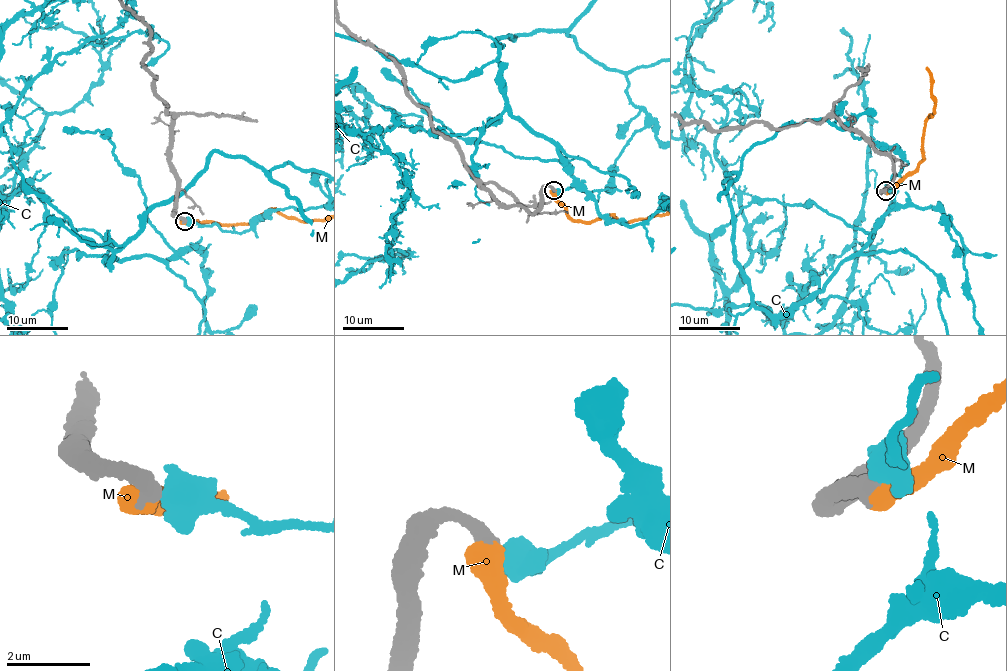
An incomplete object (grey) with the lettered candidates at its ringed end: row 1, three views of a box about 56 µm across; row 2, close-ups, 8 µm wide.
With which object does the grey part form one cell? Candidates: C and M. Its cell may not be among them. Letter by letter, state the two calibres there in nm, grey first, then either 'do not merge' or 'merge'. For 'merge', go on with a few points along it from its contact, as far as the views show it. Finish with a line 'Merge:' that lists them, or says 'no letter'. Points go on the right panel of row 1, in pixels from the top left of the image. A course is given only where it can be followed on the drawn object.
C: 400/650 nm | do not merge
M: 400/650 nm | merge | via (885, 190), (925, 159), (922, 140), (927, 121), (936, 111), (936, 102), (928, 73), (922, 67)
Merge: M

